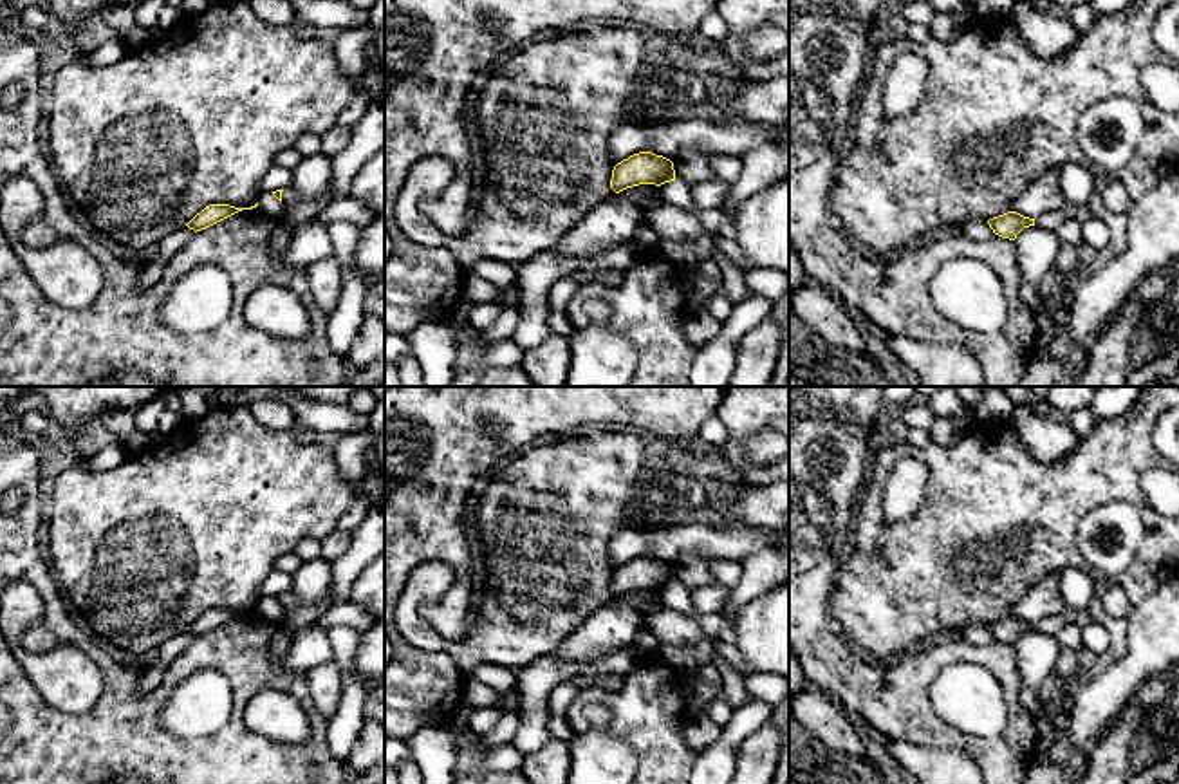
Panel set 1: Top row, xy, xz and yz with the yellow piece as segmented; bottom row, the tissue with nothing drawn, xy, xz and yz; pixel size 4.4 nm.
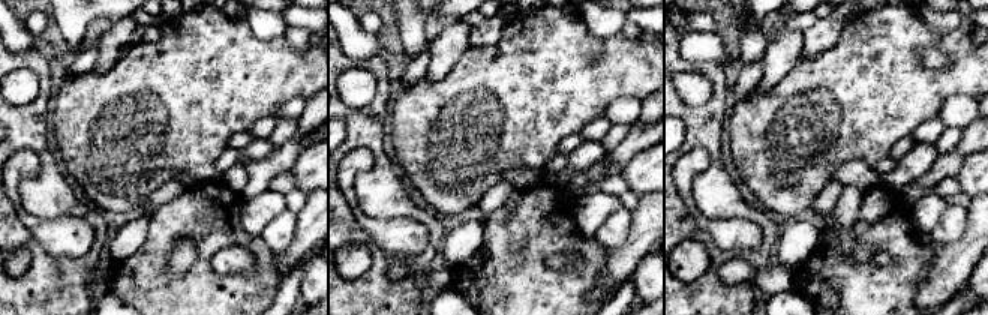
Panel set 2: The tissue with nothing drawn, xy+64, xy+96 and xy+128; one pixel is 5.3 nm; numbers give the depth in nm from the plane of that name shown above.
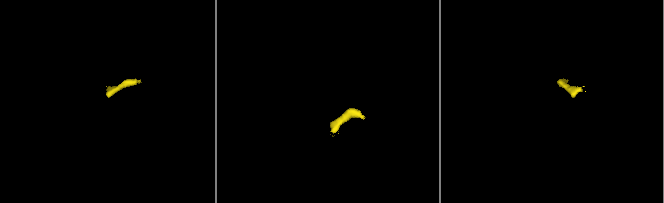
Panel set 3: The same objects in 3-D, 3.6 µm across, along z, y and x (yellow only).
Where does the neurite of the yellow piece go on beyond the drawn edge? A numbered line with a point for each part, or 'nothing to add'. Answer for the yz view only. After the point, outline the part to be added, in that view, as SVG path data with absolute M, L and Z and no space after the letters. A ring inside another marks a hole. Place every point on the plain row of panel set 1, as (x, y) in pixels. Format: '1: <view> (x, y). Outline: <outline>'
1: yz (1051, 625). Outline: M1065 607L1062 612L1042 618L1035 623L1035 630L1056 636L1060 630L1063 630L1069 625L1076 623L1078 611Z

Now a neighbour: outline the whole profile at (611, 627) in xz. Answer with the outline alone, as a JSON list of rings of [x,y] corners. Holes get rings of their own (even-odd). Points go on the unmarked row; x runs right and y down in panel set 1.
[[[612,602],[590,614],[552,652],[558,661],[592,661],[619,649],[630,649],[646,614],[623,602]]]

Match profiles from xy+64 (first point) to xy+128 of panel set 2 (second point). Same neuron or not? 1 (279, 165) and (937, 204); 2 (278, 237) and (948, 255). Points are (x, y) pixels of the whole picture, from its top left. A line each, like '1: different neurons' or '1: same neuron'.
1: different neurons
2: different neurons

